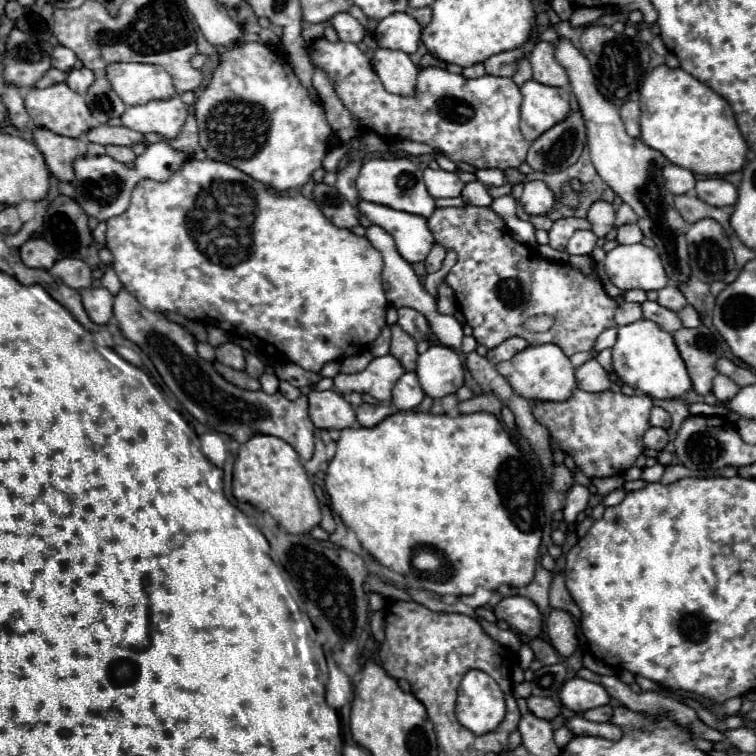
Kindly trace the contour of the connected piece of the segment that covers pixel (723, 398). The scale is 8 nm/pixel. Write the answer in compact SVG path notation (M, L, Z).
M718 374L716 378L714 378L714 396L722 402L722 404L728 404L730 400L732 400L732 396L736 396L736 392L740 390L740 386L734 382L734 380L730 380L728 376L722 376L722 374Z

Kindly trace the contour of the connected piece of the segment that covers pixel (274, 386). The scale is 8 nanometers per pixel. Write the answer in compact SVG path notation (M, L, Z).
M270 372L262 374L260 376L260 384L262 384L262 390L268 392L268 394L274 394L278 390L278 378L276 378L276 374L270 374Z

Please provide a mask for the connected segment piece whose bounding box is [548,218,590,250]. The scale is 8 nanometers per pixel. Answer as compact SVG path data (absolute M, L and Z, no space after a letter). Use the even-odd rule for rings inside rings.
M562 218L562 220L556 220L554 226L550 228L548 232L548 238L550 238L550 246L554 250L564 250L570 236L580 230L580 228L590 228L590 222L588 220L582 220L582 218Z

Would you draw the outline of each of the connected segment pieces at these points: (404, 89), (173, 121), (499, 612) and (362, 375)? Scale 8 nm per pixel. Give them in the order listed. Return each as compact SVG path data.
M374 50L374 68L388 92L400 96L414 96L418 66L406 52L400 50Z
M180 96L172 100L152 100L142 106L126 108L124 116L120 116L122 126L138 130L138 132L156 132L164 138L174 138L180 134L180 128L186 120L188 106Z
M524 596L502 598L494 606L494 612L498 620L506 620L514 632L522 632L530 640L538 638L542 632L542 614L530 598Z
M386 354L374 358L362 372L338 374L334 378L334 390L342 396L348 396L350 392L366 392L378 402L390 402L392 388L402 374L402 364L392 354Z

